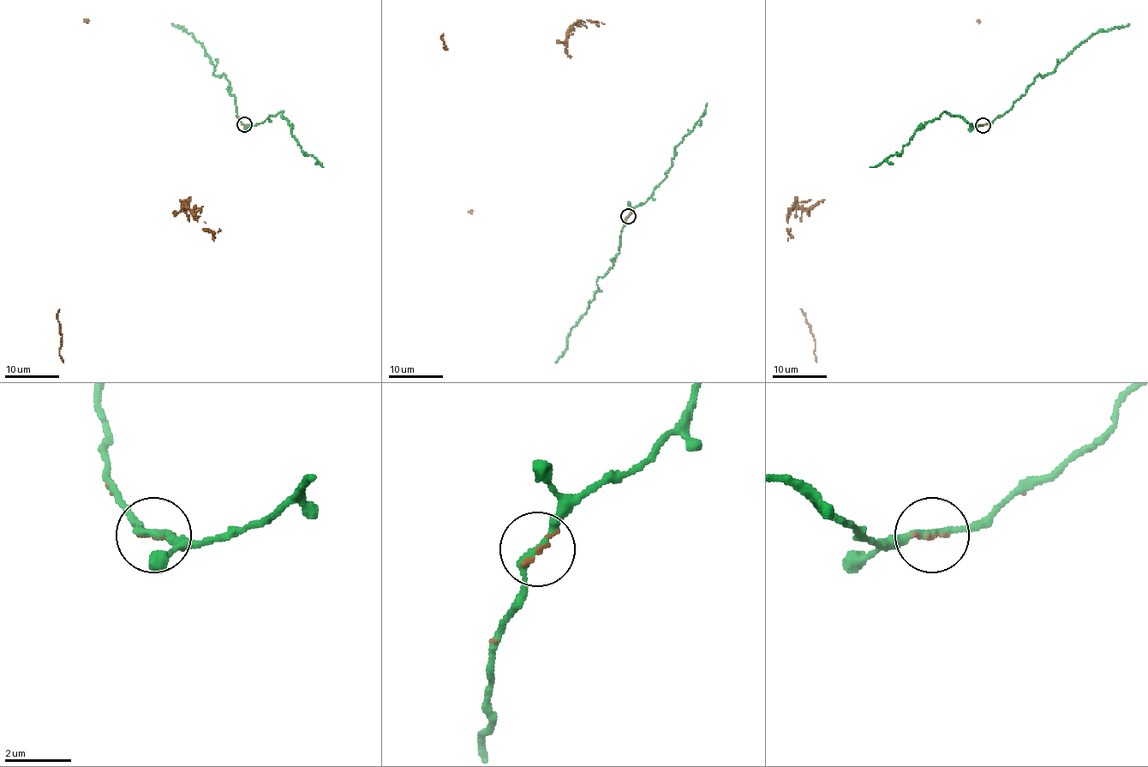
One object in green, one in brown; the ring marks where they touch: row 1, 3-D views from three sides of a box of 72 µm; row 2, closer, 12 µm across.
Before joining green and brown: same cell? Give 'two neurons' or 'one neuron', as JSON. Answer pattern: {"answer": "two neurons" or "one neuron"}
{"answer": "one neuron"}

